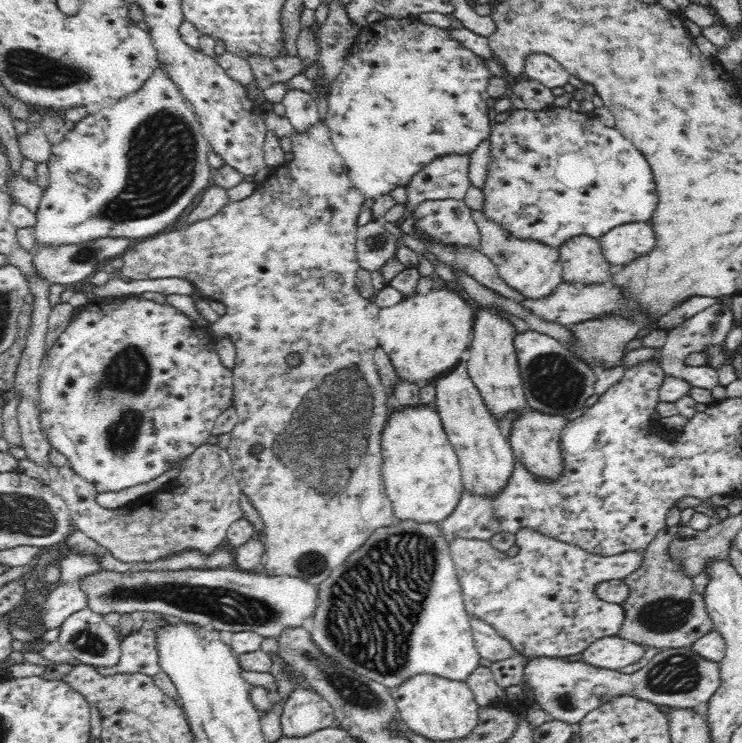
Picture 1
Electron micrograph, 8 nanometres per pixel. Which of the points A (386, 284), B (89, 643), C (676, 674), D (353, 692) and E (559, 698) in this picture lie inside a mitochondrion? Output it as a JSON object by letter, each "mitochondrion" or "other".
{"A":"other","B":"mitochondrion","C":"mitochondrion","D":"mitochondrion","E":"mitochondrion"}

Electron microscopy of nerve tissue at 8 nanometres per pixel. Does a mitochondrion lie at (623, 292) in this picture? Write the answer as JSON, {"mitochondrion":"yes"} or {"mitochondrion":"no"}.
{"mitochondrion":"no"}

